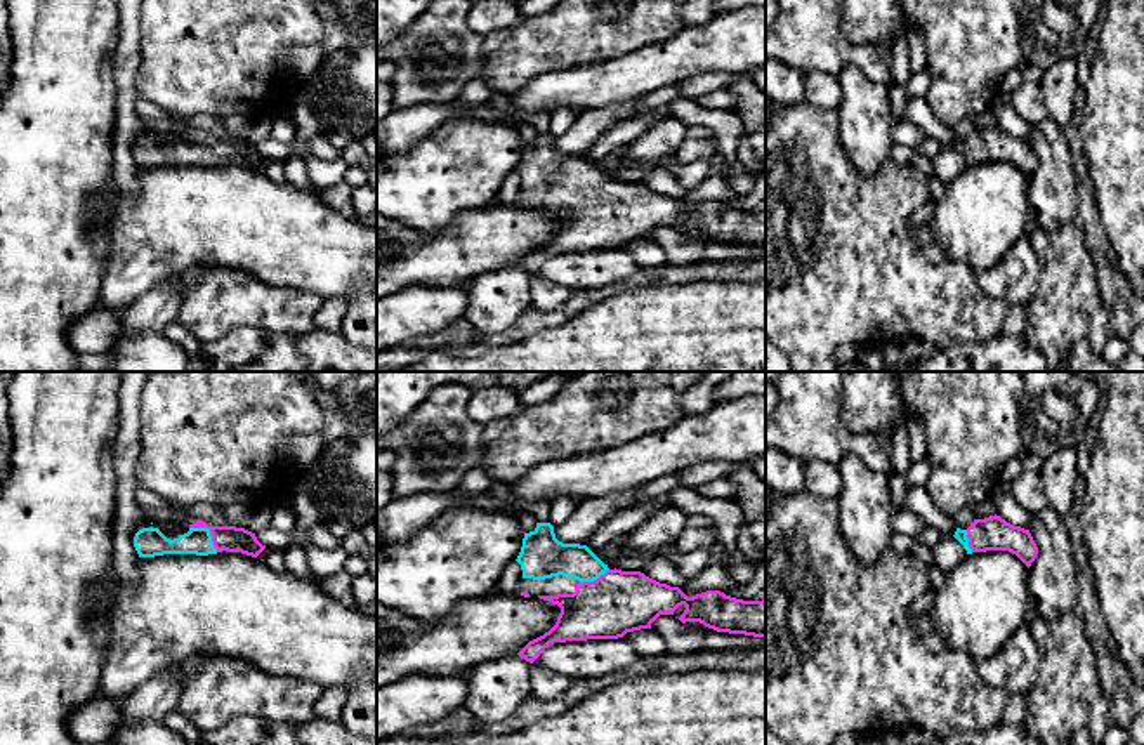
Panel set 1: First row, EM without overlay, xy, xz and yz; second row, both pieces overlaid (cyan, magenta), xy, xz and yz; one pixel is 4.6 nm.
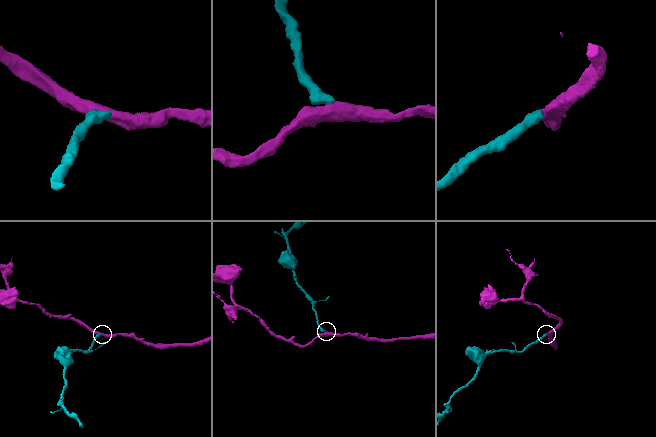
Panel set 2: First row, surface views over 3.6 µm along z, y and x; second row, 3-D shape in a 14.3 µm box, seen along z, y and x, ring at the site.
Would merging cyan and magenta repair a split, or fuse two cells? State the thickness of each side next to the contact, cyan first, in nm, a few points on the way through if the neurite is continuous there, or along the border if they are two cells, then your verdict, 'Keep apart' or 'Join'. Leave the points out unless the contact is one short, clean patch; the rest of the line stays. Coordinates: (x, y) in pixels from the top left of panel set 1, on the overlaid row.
Thickness 130 nm (cyan) against 120 nm. Path across: xy (198, 540), (209, 532), (216, 539), (231, 539). Join

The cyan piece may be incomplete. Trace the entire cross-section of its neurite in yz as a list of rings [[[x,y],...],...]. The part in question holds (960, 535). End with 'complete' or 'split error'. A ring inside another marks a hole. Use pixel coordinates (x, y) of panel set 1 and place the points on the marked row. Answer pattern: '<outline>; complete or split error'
[[[996,514],[984,519],[974,519],[967,530],[957,528],[953,537],[963,545],[967,554],[1009,551],[1016,554],[1028,568],[1038,554],[1038,547],[1029,530],[1014,526]]]; split error

